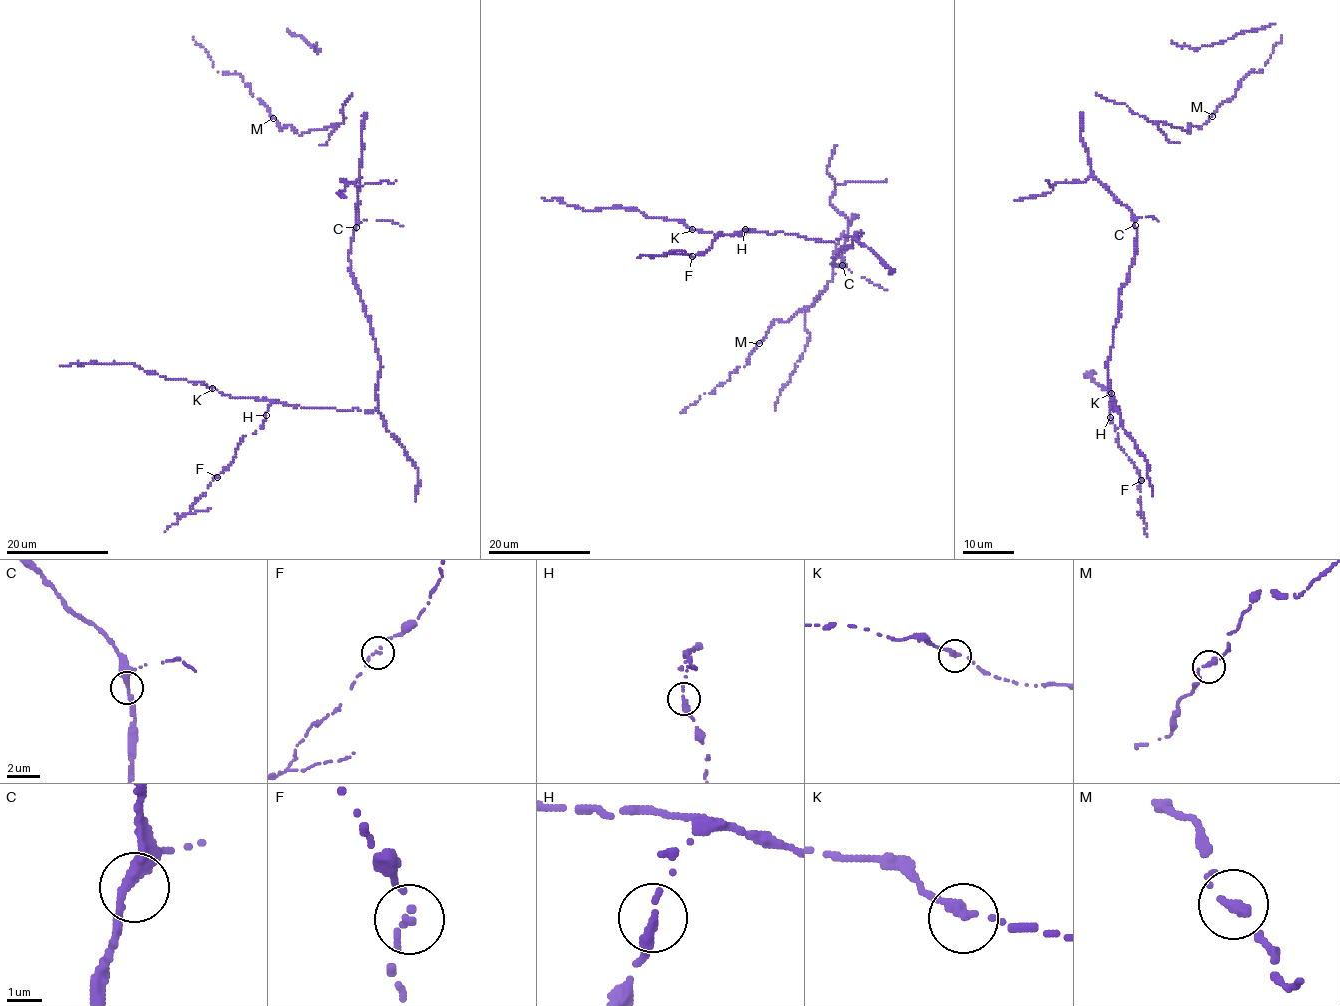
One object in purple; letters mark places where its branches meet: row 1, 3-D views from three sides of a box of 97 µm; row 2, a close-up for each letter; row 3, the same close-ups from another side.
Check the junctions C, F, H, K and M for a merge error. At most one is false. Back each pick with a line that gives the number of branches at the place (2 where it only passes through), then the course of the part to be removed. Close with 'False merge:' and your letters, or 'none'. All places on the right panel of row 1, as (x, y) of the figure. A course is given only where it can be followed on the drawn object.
False merge: none

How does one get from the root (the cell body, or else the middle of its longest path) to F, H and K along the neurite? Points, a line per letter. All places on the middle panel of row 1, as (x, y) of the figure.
F: (840, 265), (833, 263), (833, 257), (861, 233), (818, 241), (745, 229), (718, 235), (707, 250), (691, 256)
H: (840, 265), (833, 263), (833, 257), (861, 233), (853, 238), (818, 241), (792, 233), (745, 229)
K: (840, 265), (833, 263), (833, 257), (861, 233), (853, 238), (818, 241), (782, 232), (714, 234), (692, 229)

